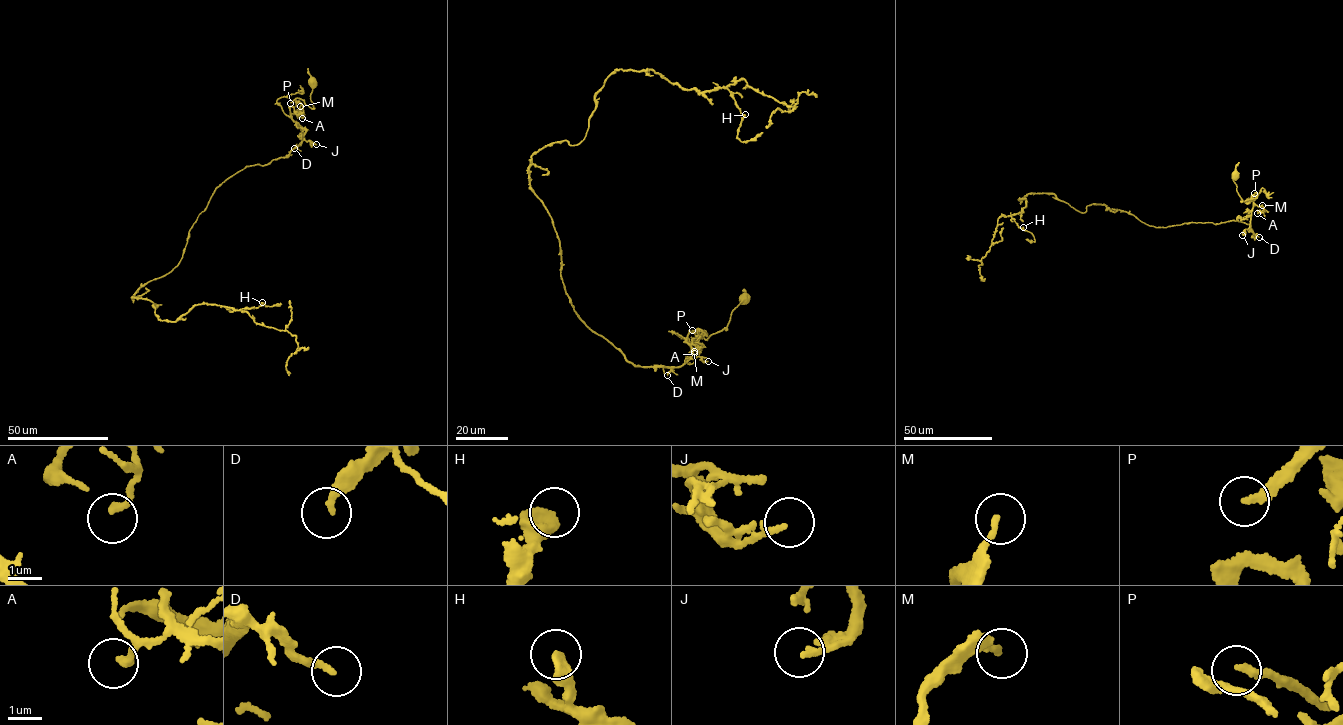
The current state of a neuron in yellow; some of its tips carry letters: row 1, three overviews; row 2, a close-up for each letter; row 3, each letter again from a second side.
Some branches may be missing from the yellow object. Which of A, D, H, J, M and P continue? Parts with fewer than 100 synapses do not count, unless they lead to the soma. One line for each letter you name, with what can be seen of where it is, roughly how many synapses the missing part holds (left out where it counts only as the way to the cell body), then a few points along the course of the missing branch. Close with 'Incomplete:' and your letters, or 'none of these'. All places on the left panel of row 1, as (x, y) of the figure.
Incomplete: none of these

